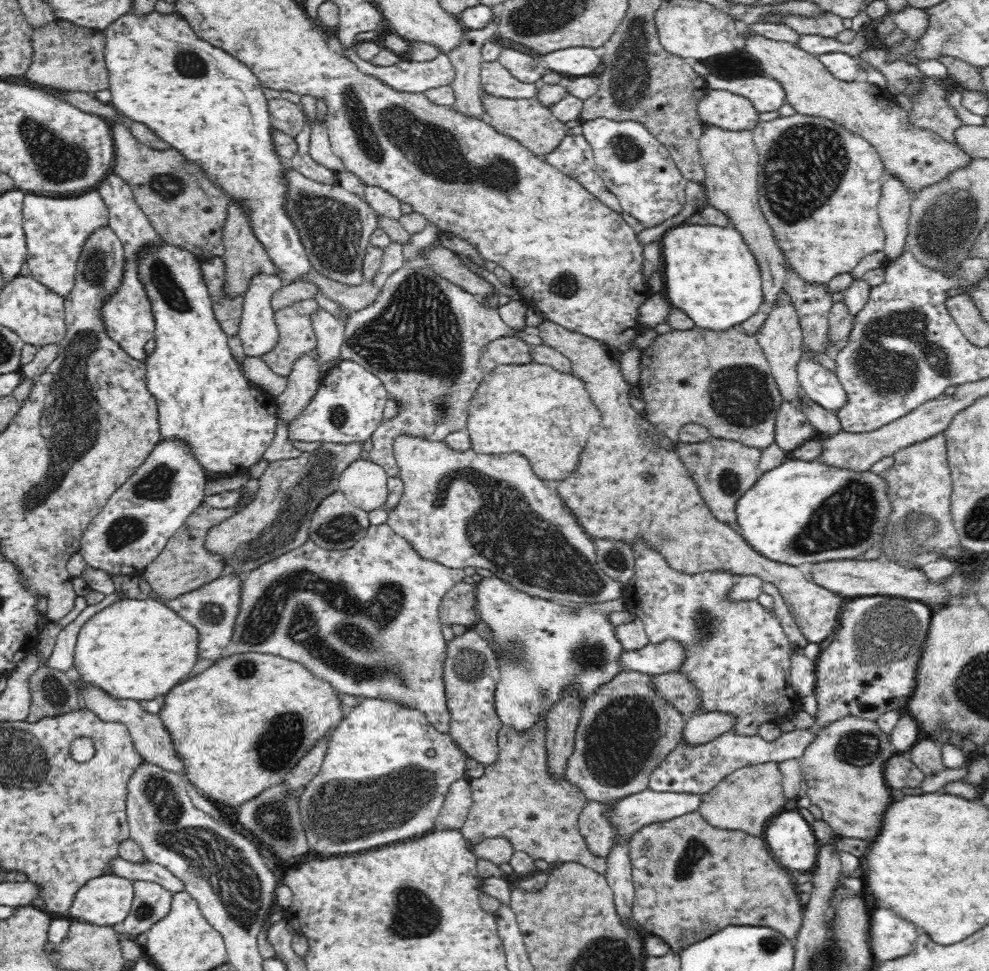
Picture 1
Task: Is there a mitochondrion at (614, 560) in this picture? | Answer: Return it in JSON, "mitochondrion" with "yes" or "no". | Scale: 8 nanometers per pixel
{"mitochondrion":"yes"}

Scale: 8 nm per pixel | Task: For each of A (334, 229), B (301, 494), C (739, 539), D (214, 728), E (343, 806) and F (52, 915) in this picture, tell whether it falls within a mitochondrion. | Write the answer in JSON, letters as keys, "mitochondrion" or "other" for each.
{"A":"mitochondrion","B":"mitochondrion","C":"other","D":"other","E":"mitochondrion","F":"other"}

